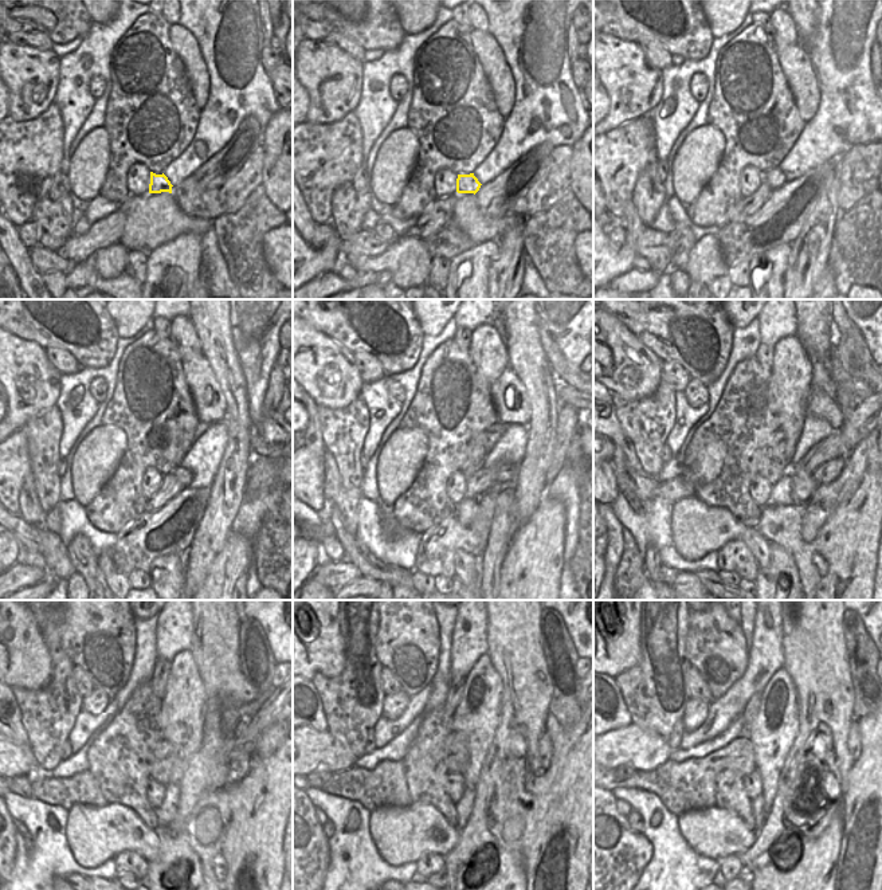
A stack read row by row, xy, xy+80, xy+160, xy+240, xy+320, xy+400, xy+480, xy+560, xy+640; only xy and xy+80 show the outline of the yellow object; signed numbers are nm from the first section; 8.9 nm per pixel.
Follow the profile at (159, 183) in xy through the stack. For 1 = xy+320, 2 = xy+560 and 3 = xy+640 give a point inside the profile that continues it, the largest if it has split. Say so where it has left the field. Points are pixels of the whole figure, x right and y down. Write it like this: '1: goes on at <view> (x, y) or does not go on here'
1: goes on at xy+320 (502, 474)
2: goes on at xy+560 (545, 748)
3: goes on at xy+640 (854, 737)

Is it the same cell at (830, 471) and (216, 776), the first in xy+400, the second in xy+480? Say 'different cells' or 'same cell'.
different cells

